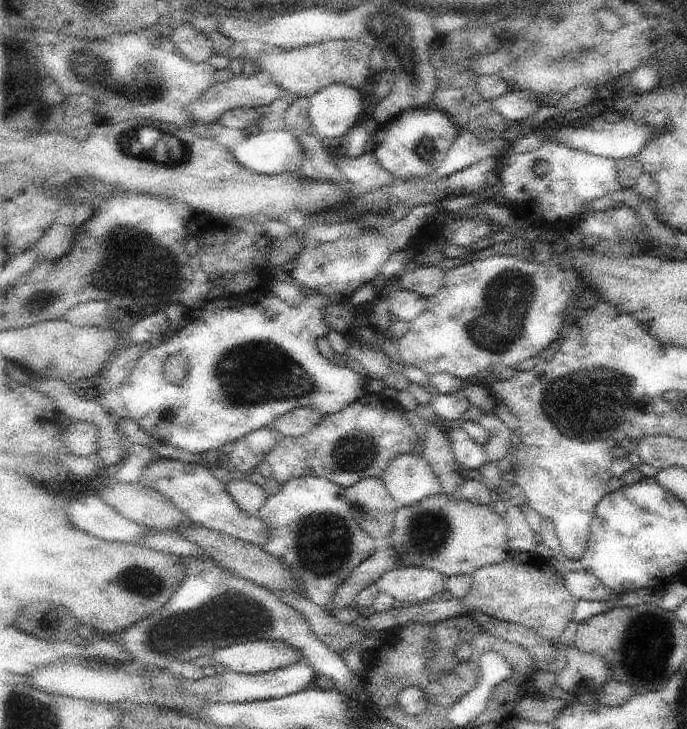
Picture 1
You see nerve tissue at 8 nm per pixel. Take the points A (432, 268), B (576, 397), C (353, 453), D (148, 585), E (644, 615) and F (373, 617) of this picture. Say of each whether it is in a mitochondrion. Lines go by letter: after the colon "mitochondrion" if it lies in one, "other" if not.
A: other
B: mitochondrion
C: mitochondrion
D: mitochondrion
E: mitochondrion
F: other

